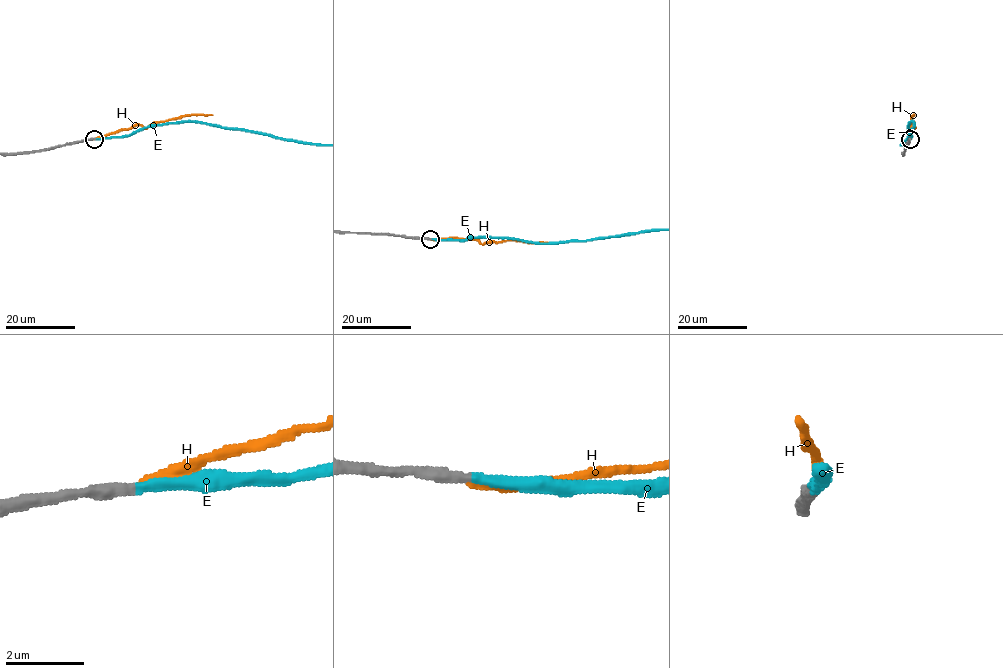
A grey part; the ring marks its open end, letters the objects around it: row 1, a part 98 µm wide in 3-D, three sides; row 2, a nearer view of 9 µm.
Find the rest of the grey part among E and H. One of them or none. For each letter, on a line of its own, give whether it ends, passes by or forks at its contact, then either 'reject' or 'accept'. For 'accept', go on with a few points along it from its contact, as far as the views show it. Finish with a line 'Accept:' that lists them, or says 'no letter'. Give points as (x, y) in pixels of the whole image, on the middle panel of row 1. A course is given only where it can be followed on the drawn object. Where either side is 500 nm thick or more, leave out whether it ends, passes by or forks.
E: it ends; accept
H: it ends; reject
Accept: E

